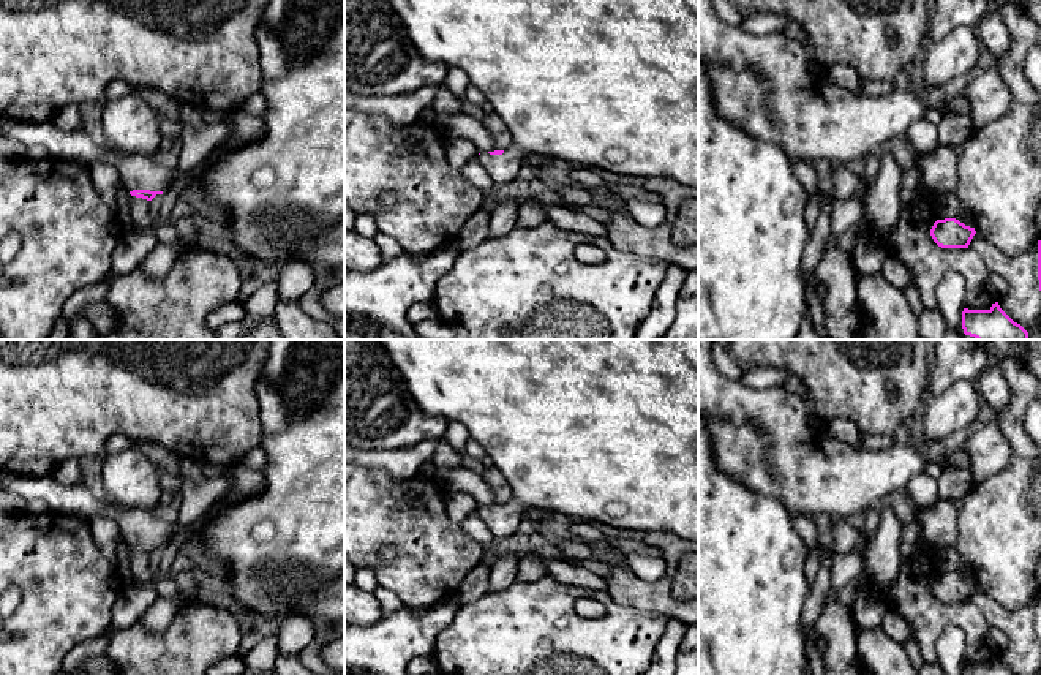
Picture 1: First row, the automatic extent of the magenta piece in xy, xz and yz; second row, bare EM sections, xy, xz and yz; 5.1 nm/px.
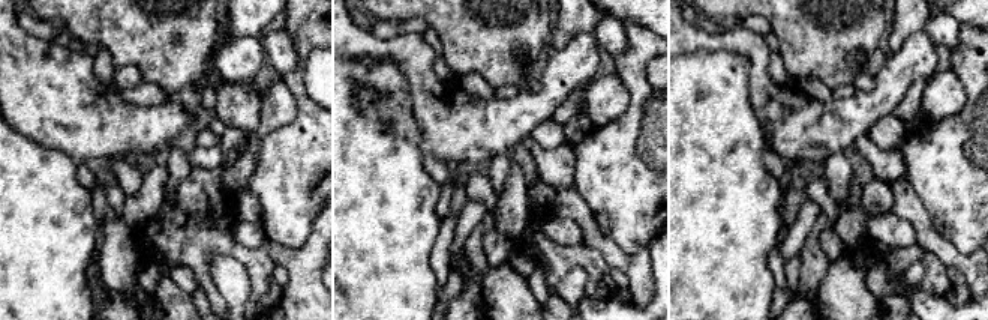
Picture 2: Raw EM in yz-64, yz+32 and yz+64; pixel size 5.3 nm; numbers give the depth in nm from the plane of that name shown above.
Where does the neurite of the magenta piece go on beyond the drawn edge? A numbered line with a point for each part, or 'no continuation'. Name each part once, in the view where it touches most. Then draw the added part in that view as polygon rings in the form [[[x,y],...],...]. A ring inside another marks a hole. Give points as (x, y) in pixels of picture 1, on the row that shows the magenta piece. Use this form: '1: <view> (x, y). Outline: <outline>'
1: xy (138, 173). Outline: [[[0,115],[0,133],[27,147],[44,145],[52,158],[85,166],[96,161],[114,164],[128,191],[166,191],[180,174],[156,164],[150,156],[118,153],[107,142],[95,142],[84,130],[62,130],[52,120],[14,122]]]

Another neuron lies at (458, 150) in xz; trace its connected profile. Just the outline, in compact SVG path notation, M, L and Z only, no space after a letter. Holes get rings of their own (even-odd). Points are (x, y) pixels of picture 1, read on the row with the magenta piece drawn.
M447 138L445 158L453 171L461 168L479 156L477 147L464 138Z

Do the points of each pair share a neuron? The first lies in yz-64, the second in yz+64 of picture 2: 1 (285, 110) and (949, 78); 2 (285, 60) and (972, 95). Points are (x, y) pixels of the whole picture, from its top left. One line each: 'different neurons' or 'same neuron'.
1: same neuron
2: different neurons

